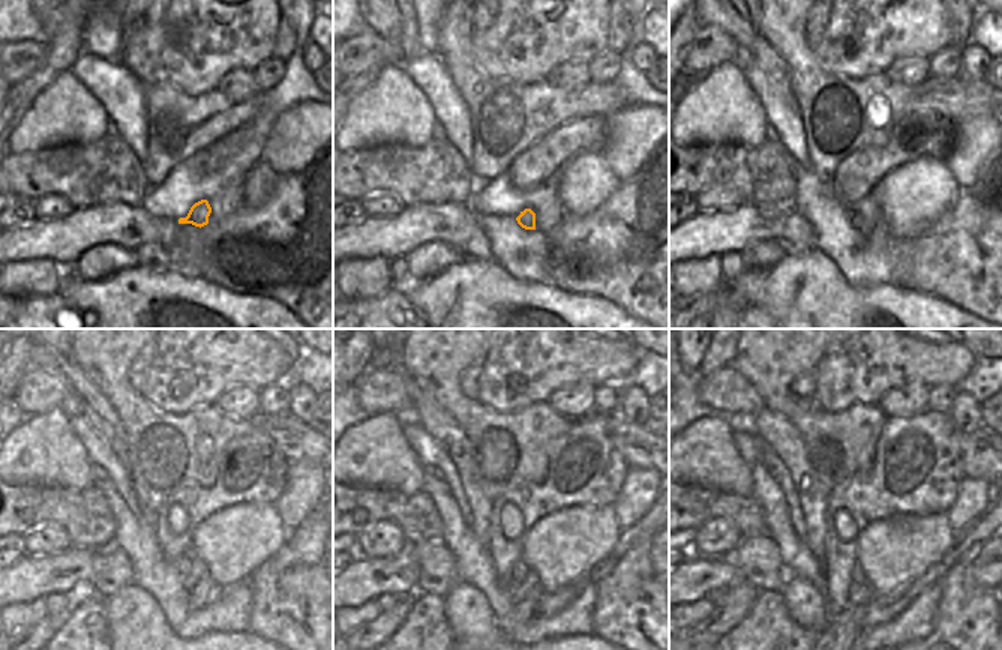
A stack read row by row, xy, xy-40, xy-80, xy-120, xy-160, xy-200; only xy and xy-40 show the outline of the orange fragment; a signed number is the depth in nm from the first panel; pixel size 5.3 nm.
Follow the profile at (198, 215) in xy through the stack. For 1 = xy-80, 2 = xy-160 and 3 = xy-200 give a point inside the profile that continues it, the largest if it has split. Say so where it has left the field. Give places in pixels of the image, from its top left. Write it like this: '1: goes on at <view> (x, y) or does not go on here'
1: goes on at xy-80 (855, 218)
2: goes on at xy-160 (521, 569)
3: goes on at xy-200 (857, 577)

